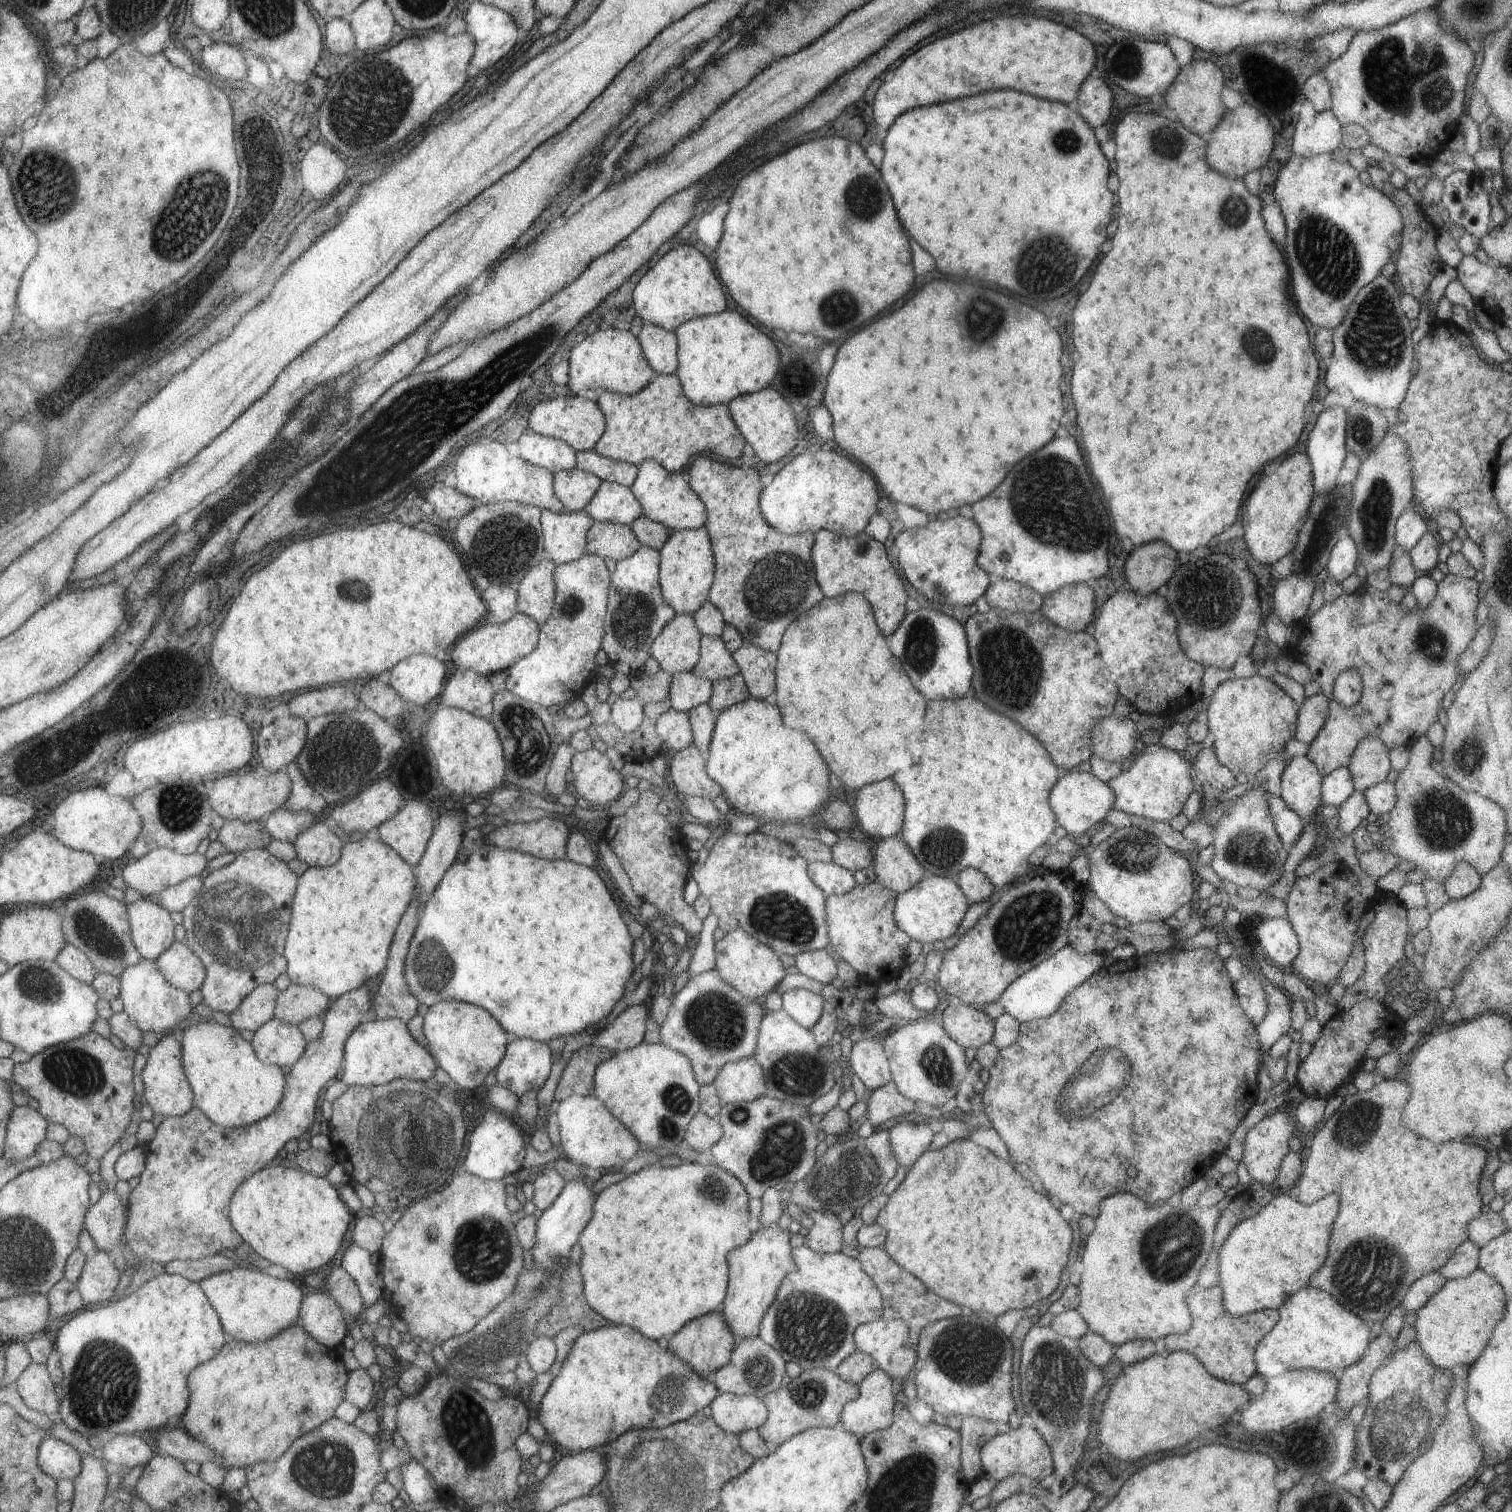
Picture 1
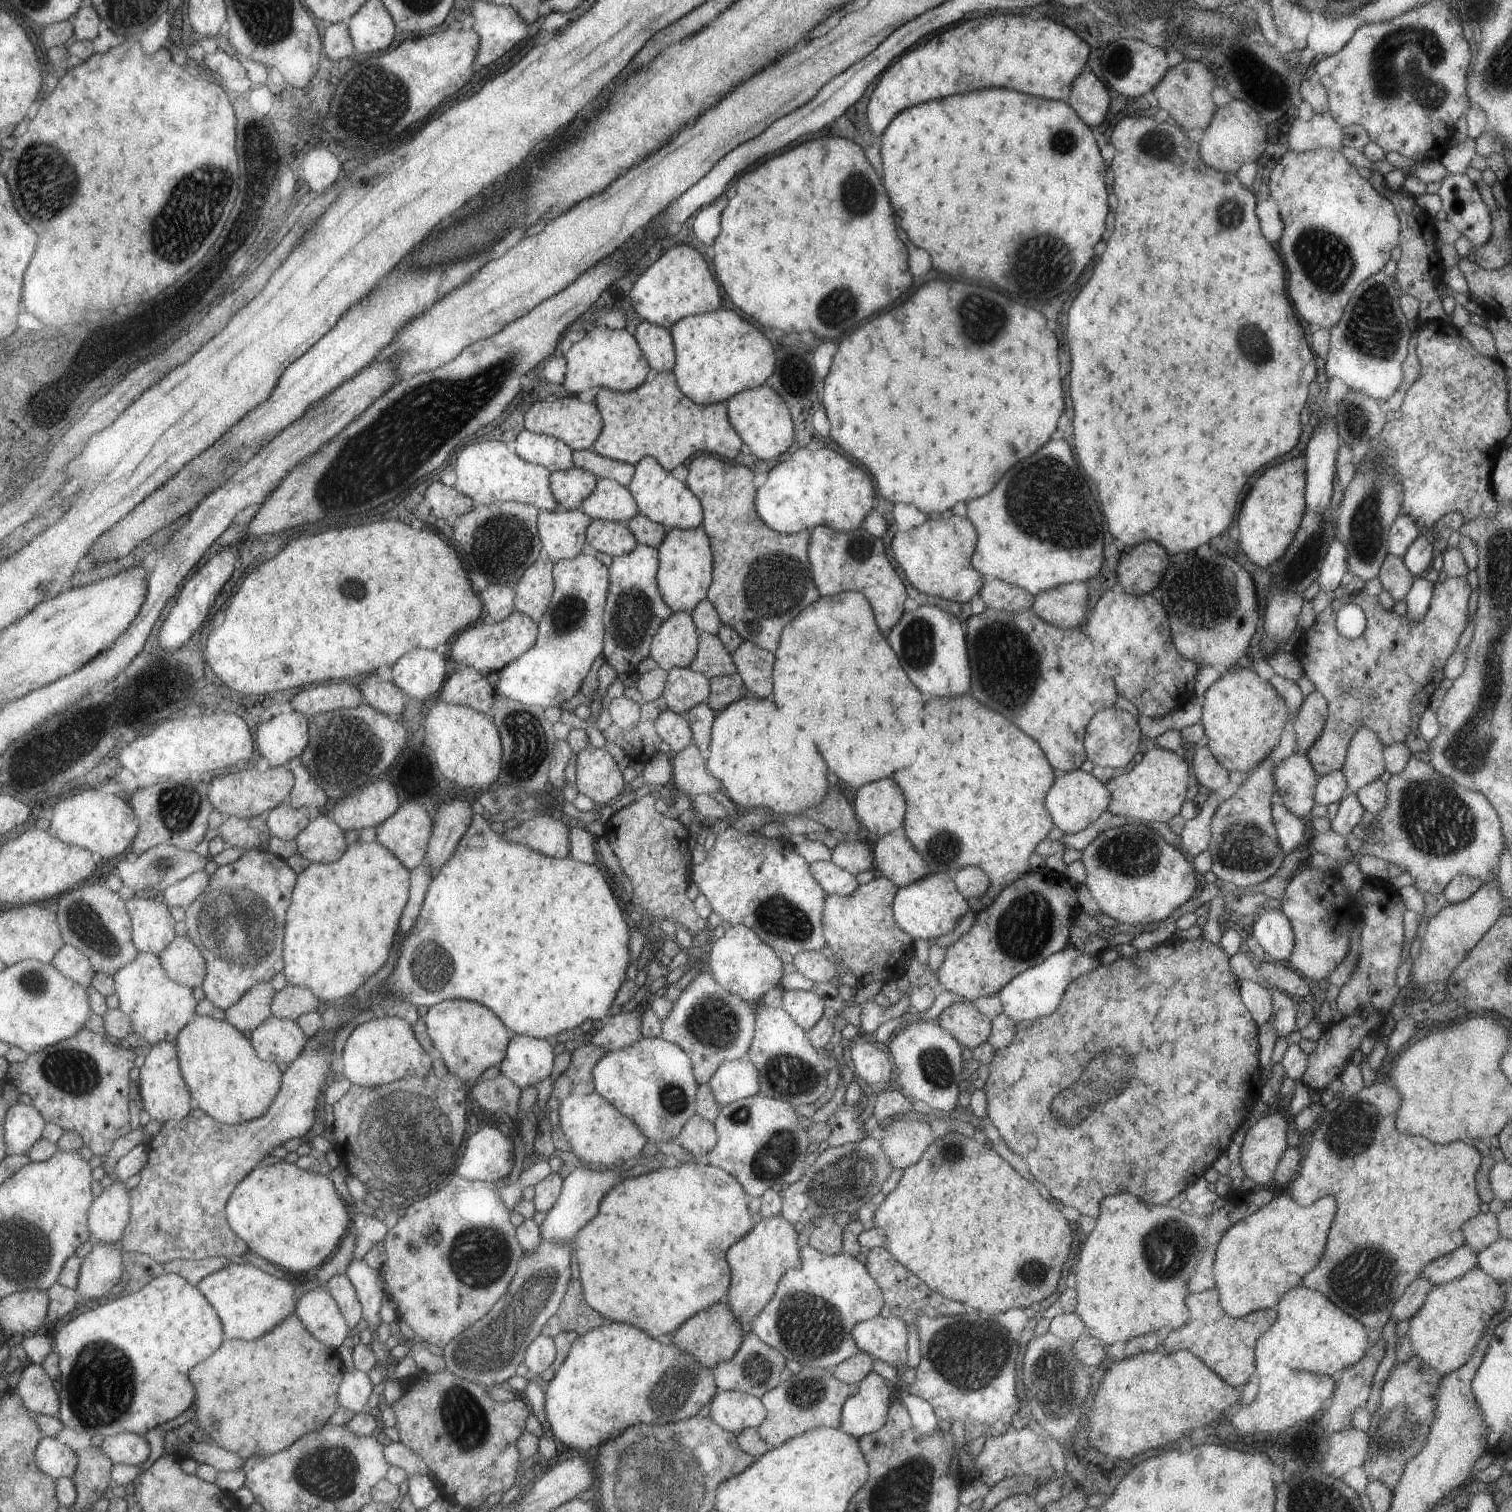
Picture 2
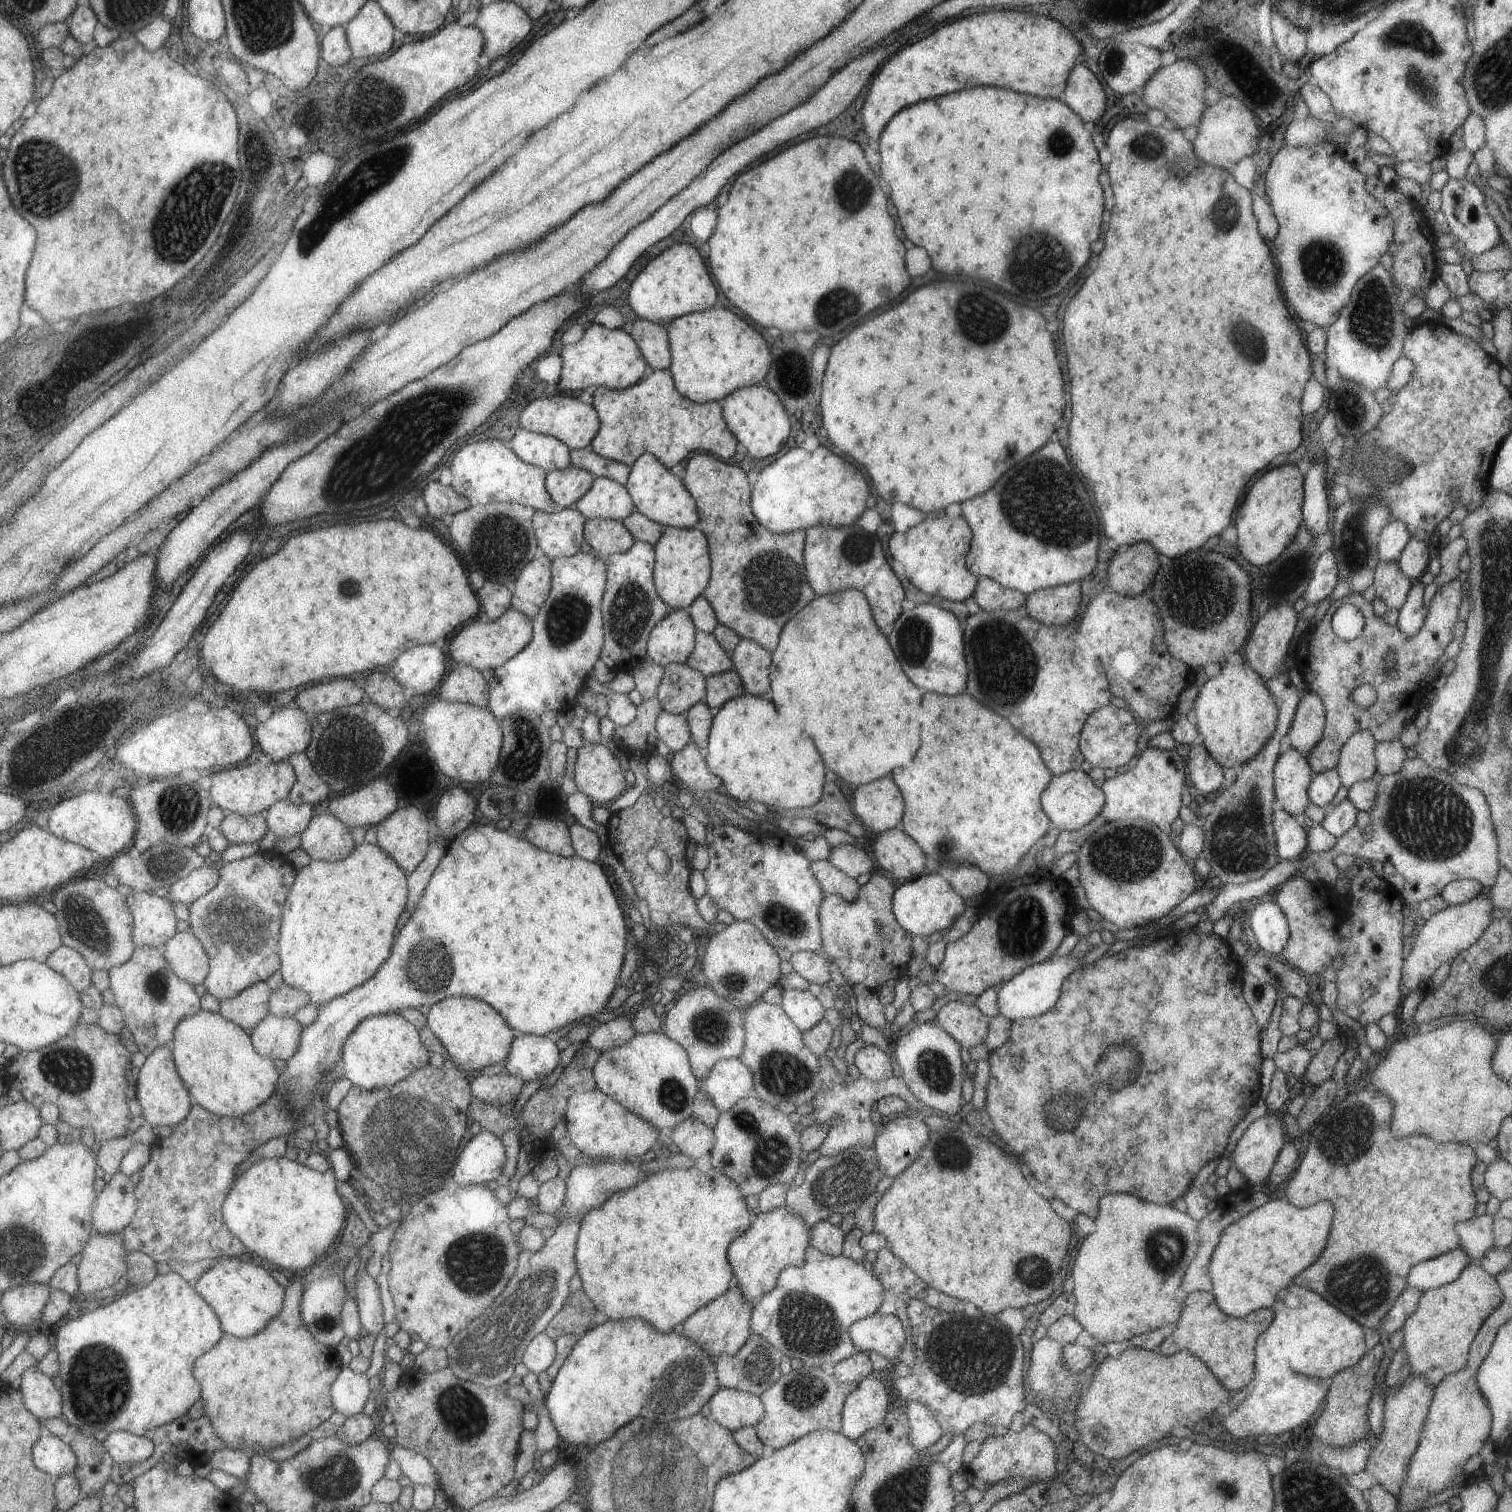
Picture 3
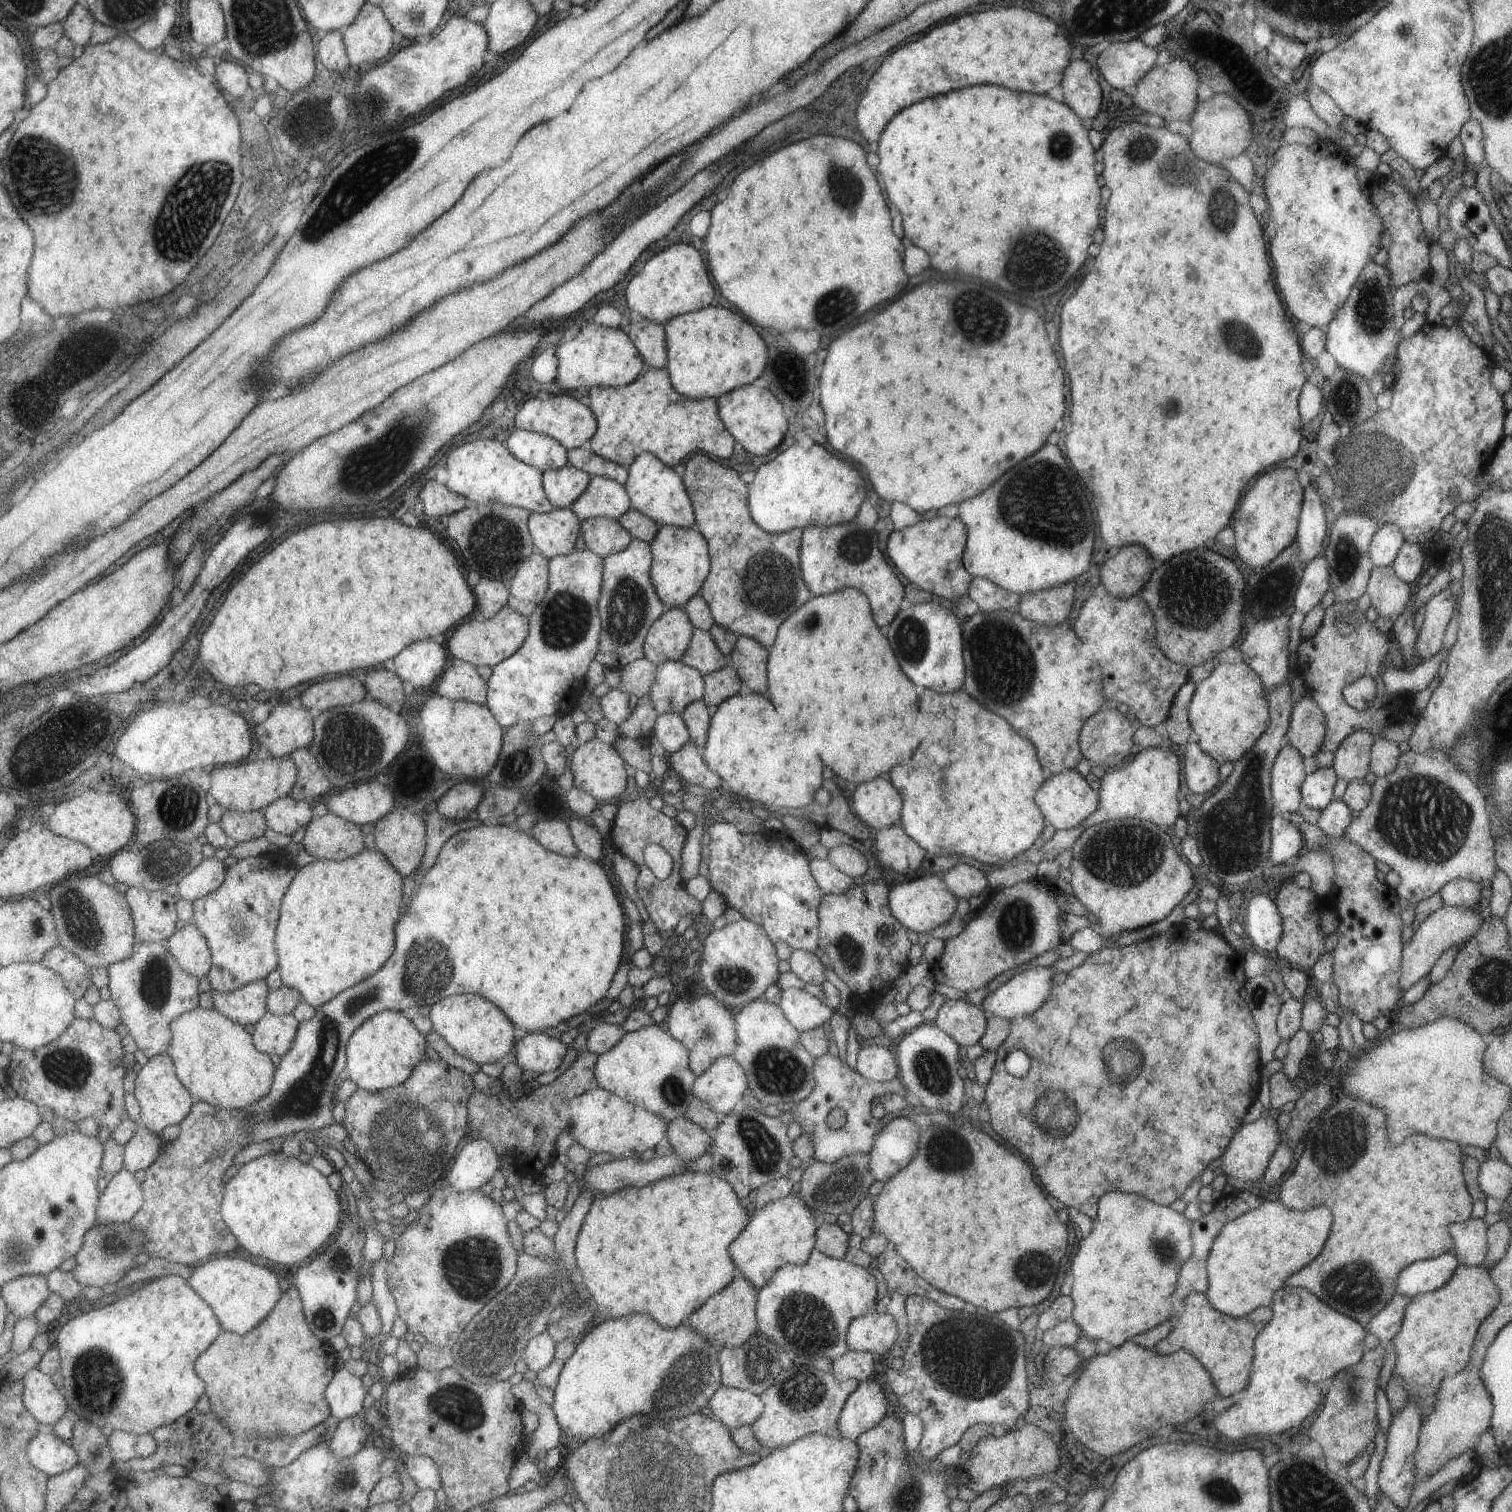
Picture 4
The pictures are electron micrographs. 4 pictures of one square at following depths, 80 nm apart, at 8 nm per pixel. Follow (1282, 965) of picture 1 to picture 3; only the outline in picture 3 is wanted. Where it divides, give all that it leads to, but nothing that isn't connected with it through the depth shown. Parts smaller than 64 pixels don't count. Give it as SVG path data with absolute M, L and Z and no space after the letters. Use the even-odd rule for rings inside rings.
M1269 896L1258 900L1246 921L1261 952L1279 958L1289 938L1285 915Z

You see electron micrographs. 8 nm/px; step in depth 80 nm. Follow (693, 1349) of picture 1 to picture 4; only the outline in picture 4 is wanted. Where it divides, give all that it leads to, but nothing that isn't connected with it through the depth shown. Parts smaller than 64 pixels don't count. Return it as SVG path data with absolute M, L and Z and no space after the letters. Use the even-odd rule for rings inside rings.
M736 1272L734 1278L721 1290L709 1296L697 1310L688 1318L689 1327L697 1334L703 1334L707 1342L717 1342L723 1346L737 1348L741 1346L747 1338L756 1333L757 1322L755 1317L755 1304L757 1304L758 1291Z

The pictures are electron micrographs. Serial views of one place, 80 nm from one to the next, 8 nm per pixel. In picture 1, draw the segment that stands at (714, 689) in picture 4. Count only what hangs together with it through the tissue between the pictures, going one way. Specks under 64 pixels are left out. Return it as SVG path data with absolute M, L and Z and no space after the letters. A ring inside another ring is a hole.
M737 673L732 677L717 679L712 682L712 693L708 700L708 705L716 714L722 710L743 702L750 694L744 683L744 678Z

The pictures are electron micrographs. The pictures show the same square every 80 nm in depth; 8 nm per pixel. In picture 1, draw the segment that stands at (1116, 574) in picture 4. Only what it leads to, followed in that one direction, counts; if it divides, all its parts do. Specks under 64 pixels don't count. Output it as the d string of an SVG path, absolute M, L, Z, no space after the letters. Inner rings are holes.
M1153 541L1133 546L1131 556L1125 562L1129 588L1140 595L1155 593L1173 576L1177 556L1180 555L1166 542Z

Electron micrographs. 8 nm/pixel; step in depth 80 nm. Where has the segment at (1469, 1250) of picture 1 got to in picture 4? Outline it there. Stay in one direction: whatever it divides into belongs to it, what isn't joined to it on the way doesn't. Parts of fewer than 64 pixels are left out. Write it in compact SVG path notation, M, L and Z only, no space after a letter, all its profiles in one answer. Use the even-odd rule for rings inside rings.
M1449 1253L1413 1262L1397 1276L1397 1282L1393 1280L1393 1292L1409 1298L1432 1292L1453 1276L1458 1265L1455 1255Z

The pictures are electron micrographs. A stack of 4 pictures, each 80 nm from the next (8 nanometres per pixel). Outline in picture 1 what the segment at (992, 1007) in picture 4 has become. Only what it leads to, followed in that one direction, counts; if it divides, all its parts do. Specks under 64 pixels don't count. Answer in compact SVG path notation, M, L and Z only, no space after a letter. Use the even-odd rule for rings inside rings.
M1067 944L1055 954L1044 958L1031 970L1013 979L997 1001L1005 1009L1005 1013L1012 1016L1018 1023L1048 1017L1057 1010L1057 1006L1070 990L1079 986L1081 982L1085 982L1085 978L1089 978L1090 974L1103 966L1104 957L1105 955L1099 952L1080 955Z

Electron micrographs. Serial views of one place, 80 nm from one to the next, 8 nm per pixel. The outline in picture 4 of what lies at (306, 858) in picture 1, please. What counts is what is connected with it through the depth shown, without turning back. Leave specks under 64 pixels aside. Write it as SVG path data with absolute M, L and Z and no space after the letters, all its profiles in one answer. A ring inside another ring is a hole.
M327 812L321 817L312 816L300 843L316 859L341 861L366 847L363 836L359 825Z

